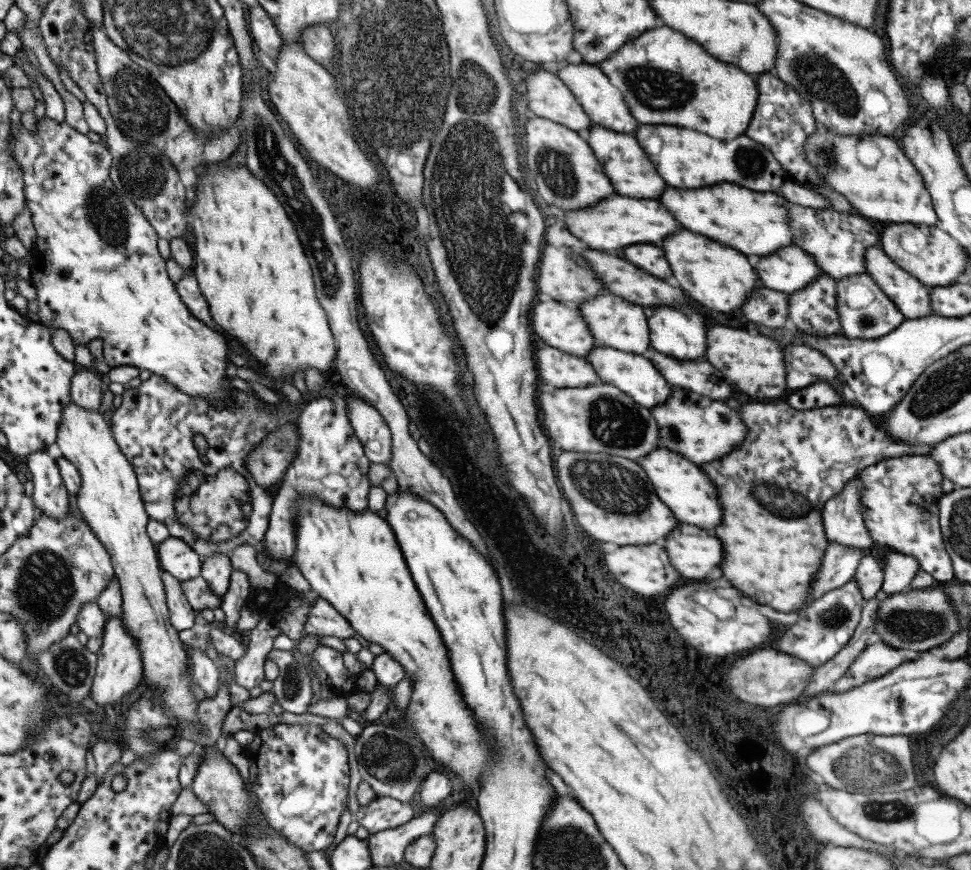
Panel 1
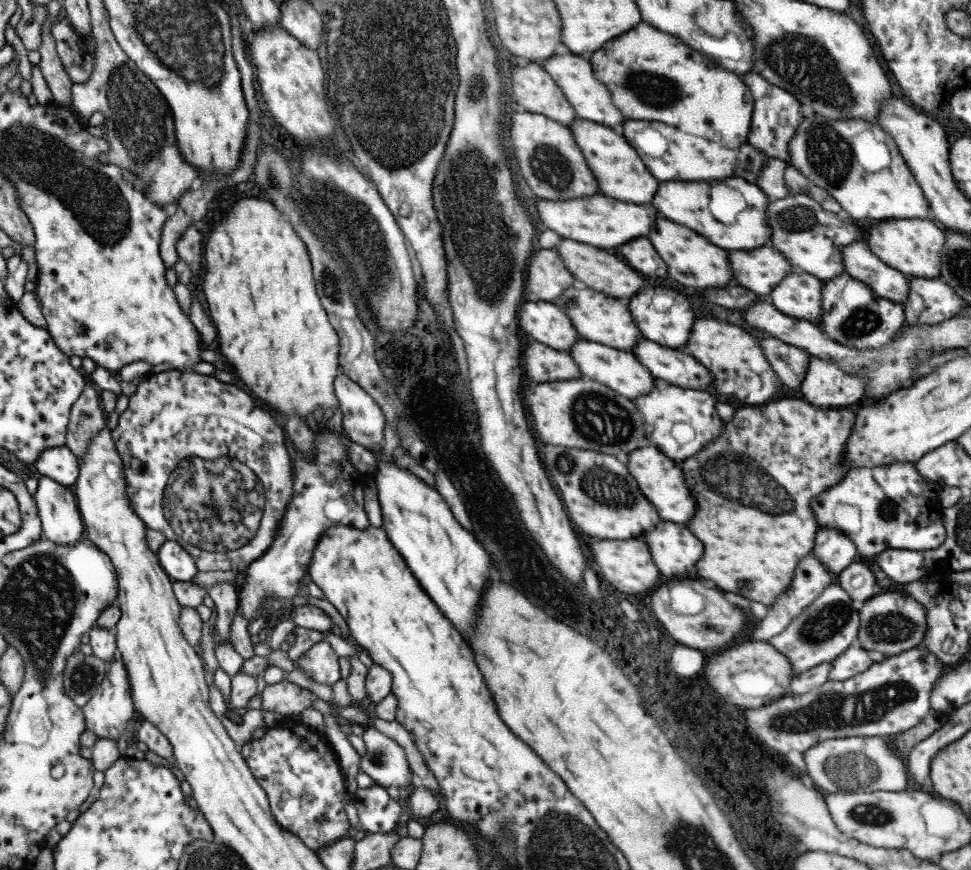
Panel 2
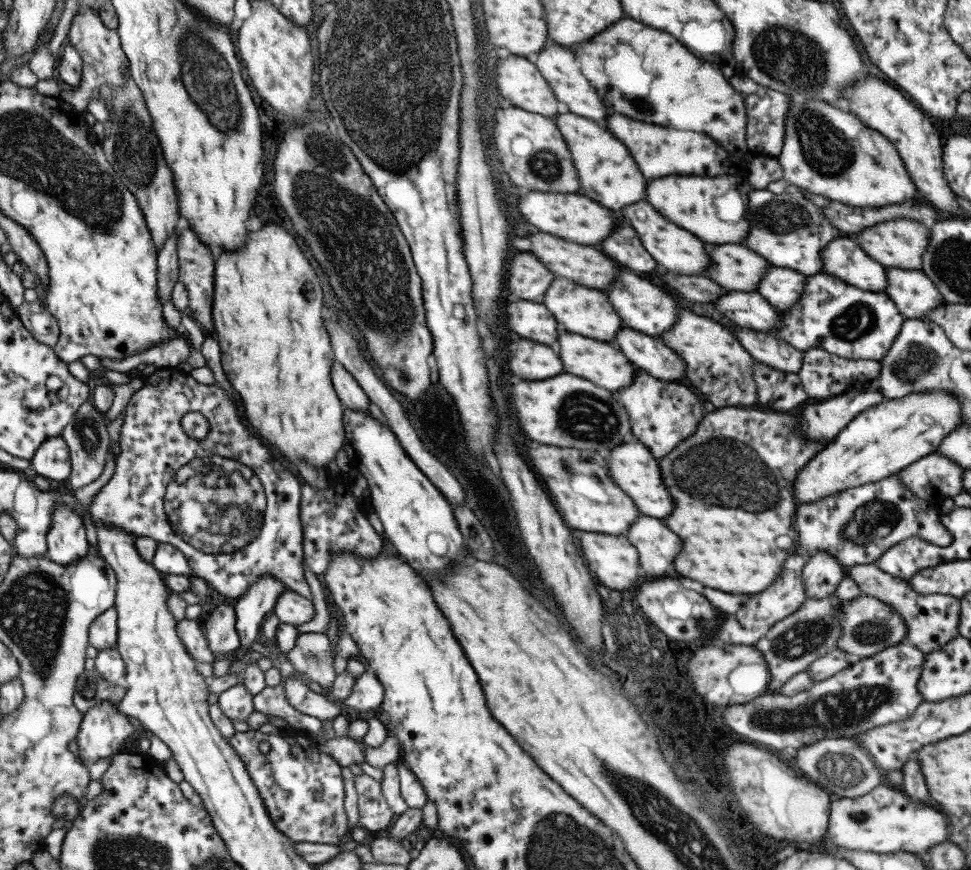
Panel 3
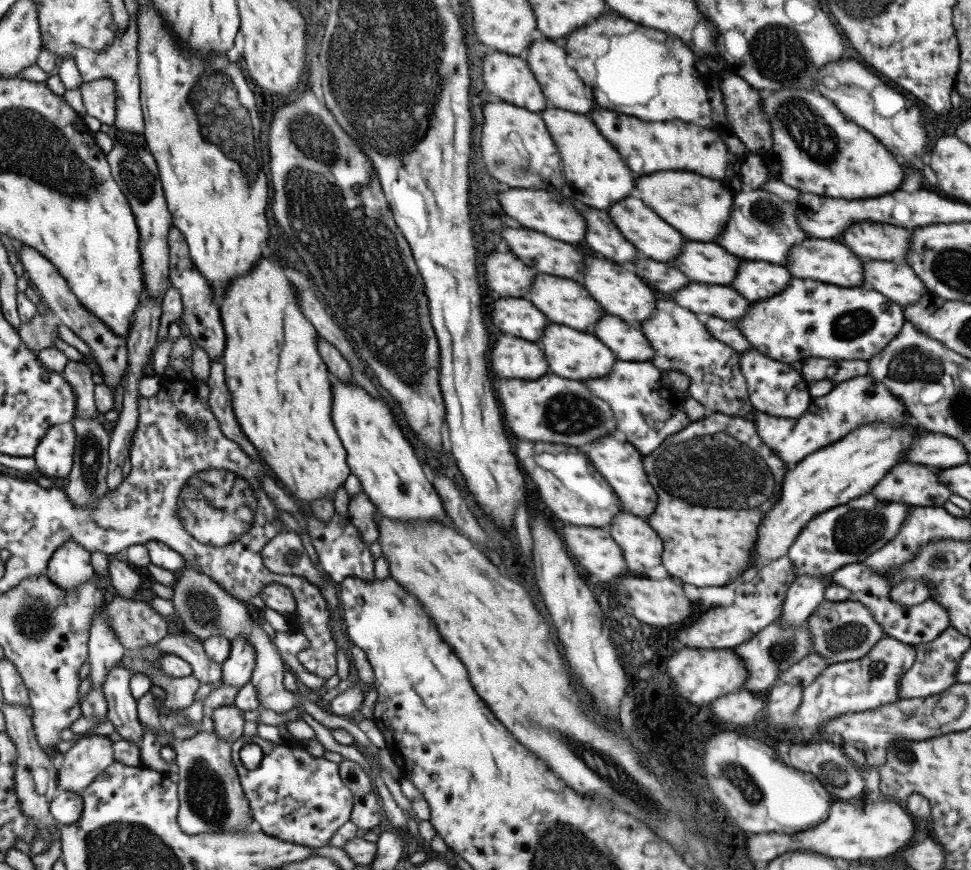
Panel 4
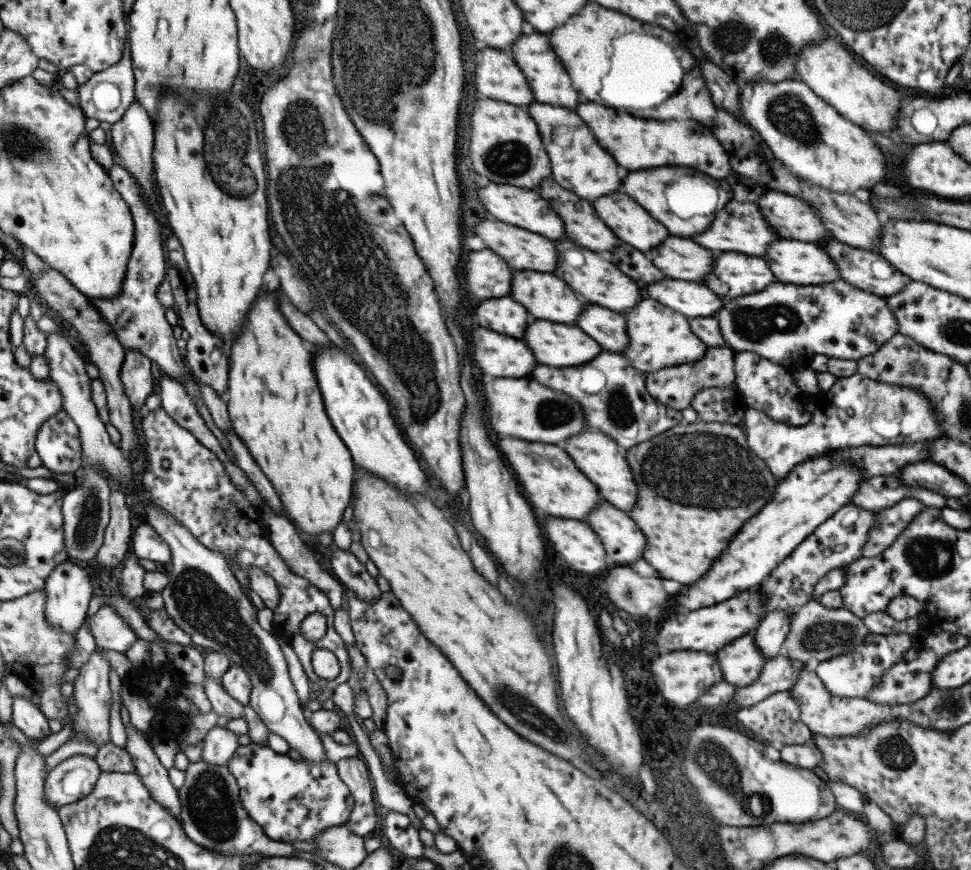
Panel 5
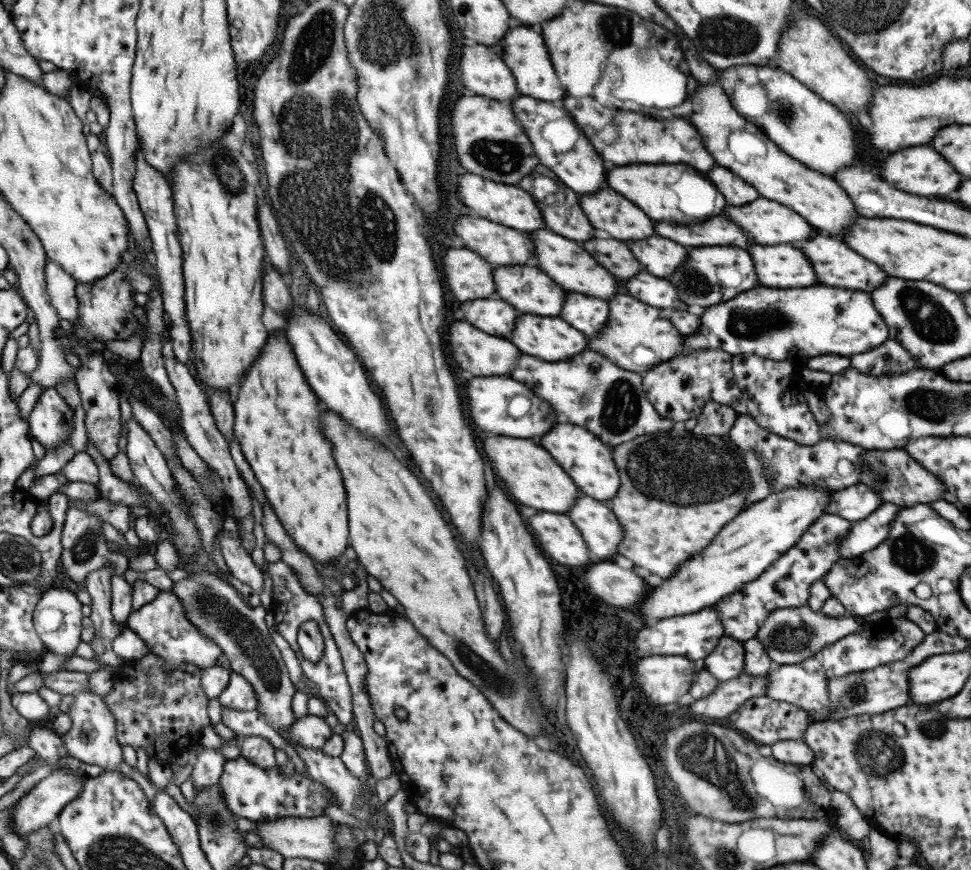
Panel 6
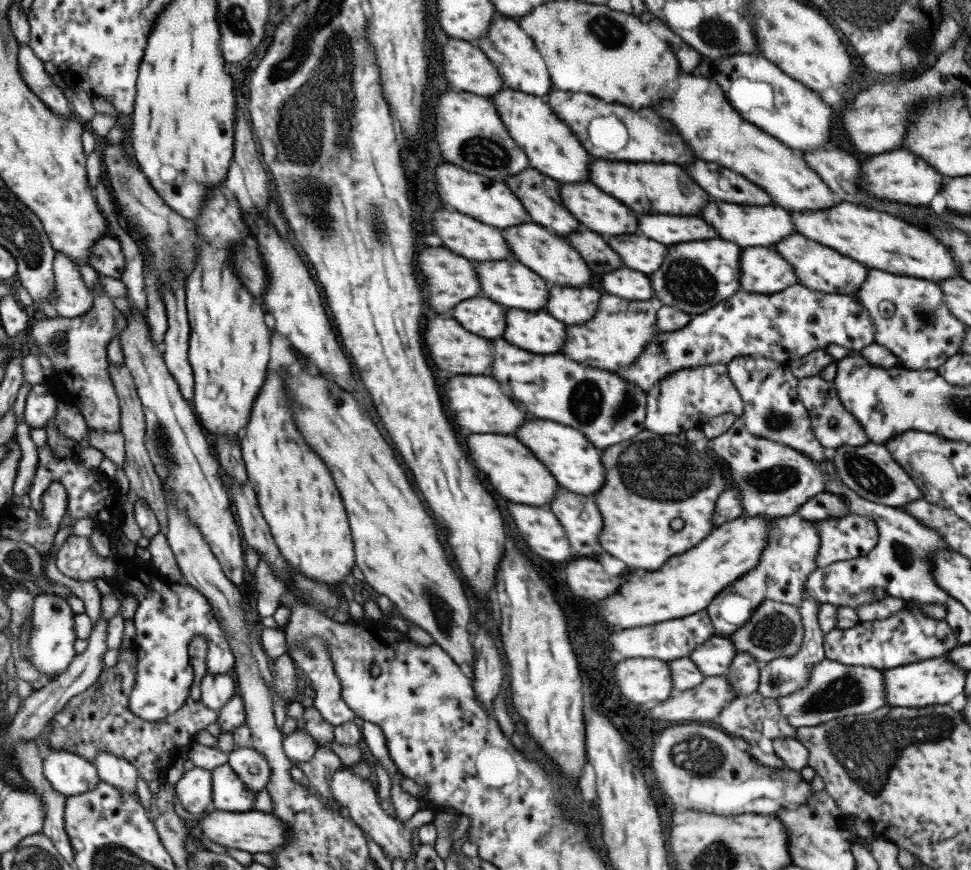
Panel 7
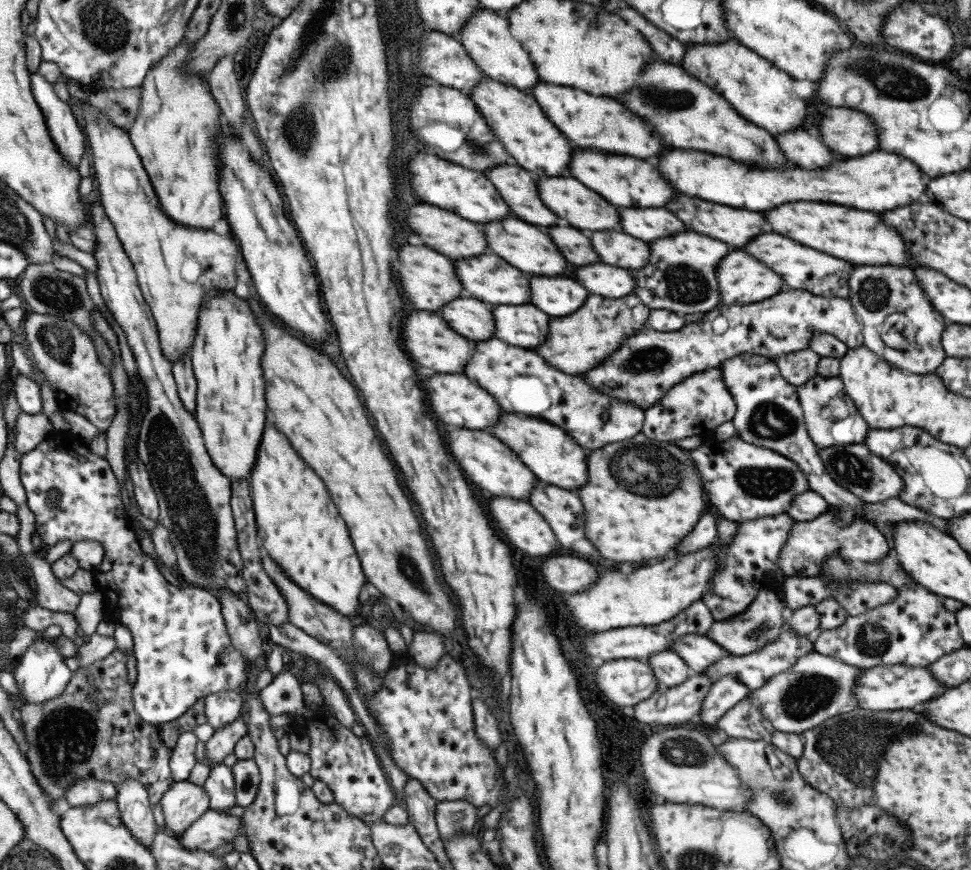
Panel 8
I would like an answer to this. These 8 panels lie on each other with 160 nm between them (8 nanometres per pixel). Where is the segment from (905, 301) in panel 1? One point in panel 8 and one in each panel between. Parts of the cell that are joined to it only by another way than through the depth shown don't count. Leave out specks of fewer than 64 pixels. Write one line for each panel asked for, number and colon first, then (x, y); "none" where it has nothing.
2: (859, 262)
3: (842, 258)
4: (825, 260)
5: (791, 261)
6: (780, 267)
7: (763, 271)
8: (741, 279)

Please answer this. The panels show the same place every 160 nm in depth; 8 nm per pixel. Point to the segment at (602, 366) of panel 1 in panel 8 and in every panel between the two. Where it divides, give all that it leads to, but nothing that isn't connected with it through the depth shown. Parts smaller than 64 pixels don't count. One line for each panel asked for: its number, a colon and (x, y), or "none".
2: (622, 373)
3: (601, 363)
4: (573, 354)
5: (559, 345)
6: (550, 339)
7: (537, 332)
8: (525, 326)

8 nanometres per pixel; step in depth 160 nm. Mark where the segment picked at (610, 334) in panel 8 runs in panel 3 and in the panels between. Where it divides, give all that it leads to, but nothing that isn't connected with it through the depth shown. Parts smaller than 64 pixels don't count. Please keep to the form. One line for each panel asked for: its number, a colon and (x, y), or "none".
3: (716, 366)
4: (679, 342)
5: (658, 337)
6: (636, 337)
7: (619, 329)

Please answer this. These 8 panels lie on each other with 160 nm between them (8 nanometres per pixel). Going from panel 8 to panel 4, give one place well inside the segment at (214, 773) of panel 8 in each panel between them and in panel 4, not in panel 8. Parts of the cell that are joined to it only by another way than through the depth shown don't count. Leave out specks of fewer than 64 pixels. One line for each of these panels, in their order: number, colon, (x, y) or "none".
4: (292, 796)
5: (289, 799)
6: (259, 794)
7: (228, 793)

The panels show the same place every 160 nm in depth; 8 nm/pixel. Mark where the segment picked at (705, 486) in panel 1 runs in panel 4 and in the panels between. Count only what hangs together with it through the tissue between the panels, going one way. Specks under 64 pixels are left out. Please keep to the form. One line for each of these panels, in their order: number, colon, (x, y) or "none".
2: (660, 480)
3: (631, 466)
4: (618, 462)

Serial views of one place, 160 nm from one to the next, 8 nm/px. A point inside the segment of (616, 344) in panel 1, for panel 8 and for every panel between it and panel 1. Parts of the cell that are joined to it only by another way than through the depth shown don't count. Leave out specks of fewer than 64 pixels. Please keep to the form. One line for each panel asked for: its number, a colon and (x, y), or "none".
2: (598, 317)
3: (580, 309)
4: (566, 302)
5: (545, 296)
6: (528, 290)
7: (508, 283)
8: (487, 278)

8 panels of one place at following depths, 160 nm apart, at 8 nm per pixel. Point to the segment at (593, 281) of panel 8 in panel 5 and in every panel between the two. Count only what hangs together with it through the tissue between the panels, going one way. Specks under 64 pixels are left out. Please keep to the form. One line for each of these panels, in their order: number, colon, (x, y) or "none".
5: (691, 299)
6: (655, 291)
7: (624, 283)

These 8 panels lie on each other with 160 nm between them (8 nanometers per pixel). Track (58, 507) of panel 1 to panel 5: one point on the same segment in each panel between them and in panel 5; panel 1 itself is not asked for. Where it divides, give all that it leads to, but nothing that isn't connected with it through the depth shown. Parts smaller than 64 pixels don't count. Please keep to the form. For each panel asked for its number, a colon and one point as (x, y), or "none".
2: (60, 519)
3: (66, 543)
4: (69, 566)
5: (68, 590)

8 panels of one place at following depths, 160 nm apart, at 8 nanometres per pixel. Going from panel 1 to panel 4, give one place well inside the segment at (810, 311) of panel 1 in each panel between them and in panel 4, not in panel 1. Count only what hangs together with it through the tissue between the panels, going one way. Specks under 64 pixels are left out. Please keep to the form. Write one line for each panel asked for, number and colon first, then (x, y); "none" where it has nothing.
2: (798, 295)
3: (781, 288)
4: (754, 281)

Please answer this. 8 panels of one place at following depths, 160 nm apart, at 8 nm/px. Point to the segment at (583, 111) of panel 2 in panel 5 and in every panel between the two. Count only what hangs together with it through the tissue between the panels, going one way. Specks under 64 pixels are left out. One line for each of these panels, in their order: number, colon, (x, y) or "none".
3: (570, 87)
4: (561, 88)
5: (549, 84)

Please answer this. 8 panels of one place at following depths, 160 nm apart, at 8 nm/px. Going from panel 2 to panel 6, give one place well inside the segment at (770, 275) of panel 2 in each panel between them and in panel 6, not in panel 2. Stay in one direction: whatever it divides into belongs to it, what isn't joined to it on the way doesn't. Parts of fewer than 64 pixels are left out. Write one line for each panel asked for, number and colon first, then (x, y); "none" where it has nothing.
3: (734, 267)
4: (702, 262)
5: (676, 258)
6: (658, 257)

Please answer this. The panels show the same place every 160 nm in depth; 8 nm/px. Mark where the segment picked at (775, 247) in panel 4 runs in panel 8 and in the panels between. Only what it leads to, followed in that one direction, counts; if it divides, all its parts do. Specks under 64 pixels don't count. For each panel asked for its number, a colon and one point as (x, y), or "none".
5: (743, 231)
6: (717, 231)
7: (665, 229)
8: (648, 224)

